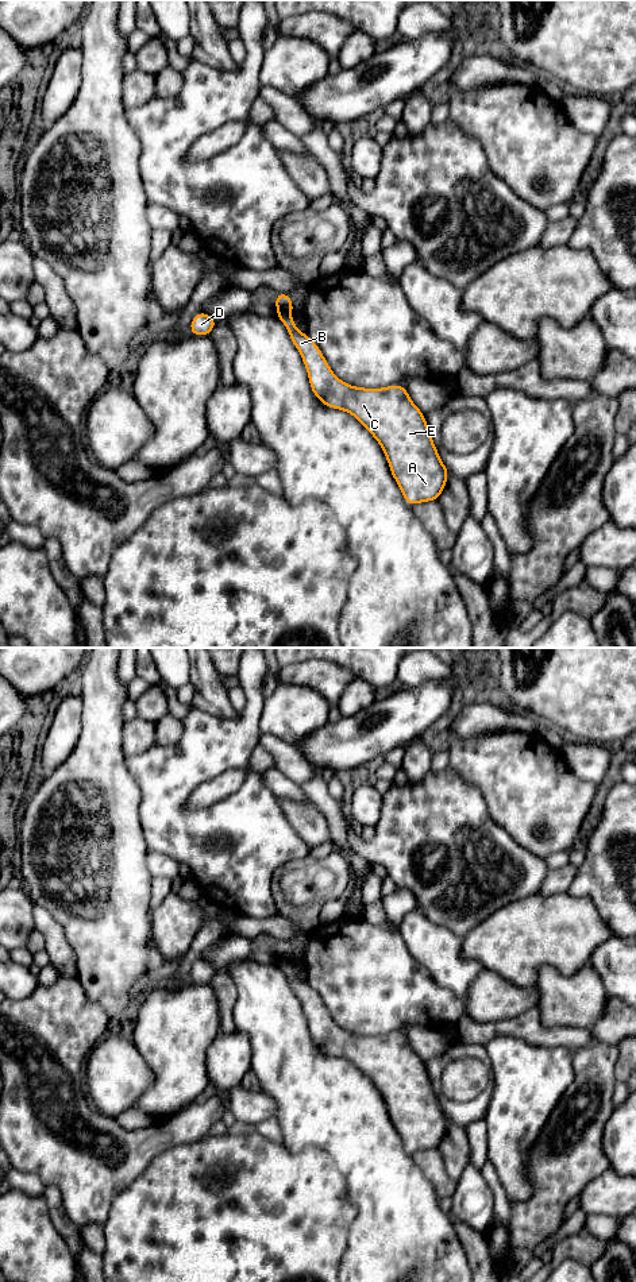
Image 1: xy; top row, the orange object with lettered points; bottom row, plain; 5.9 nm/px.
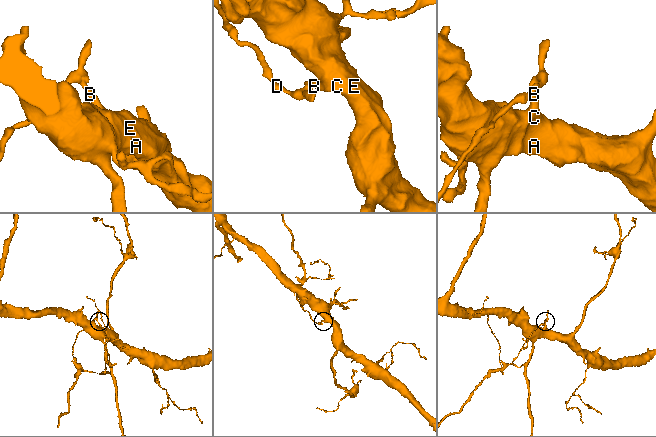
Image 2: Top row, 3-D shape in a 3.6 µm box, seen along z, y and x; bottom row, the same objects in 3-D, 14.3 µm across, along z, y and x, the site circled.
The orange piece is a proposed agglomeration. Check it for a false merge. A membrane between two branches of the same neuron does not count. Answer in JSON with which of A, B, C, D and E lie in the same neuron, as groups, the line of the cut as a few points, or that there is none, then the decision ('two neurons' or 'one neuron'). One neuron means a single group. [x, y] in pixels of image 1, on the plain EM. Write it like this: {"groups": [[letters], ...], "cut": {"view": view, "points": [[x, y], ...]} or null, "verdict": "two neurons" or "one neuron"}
{"groups": [["A", "B", "C", "E"], ["D"]], "cut": {"view": "xy", "points": [[277, 957], [290, 961]]}, "verdict": "two neurons"}

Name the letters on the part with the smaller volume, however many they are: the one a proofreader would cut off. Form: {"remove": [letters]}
{"remove": ["D"]}

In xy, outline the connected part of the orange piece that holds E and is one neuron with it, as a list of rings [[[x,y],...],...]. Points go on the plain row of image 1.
[[[277,958],[308,1020],[313,1043],[325,1054],[354,1063],[381,1093],[392,1124],[410,1154],[438,1148],[450,1119],[433,1092],[424,1061],[402,1032],[355,1035],[340,1028],[321,997],[296,974],[292,961]]]

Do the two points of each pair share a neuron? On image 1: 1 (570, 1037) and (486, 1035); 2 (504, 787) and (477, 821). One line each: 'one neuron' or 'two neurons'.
1: one neuron
2: two neurons

